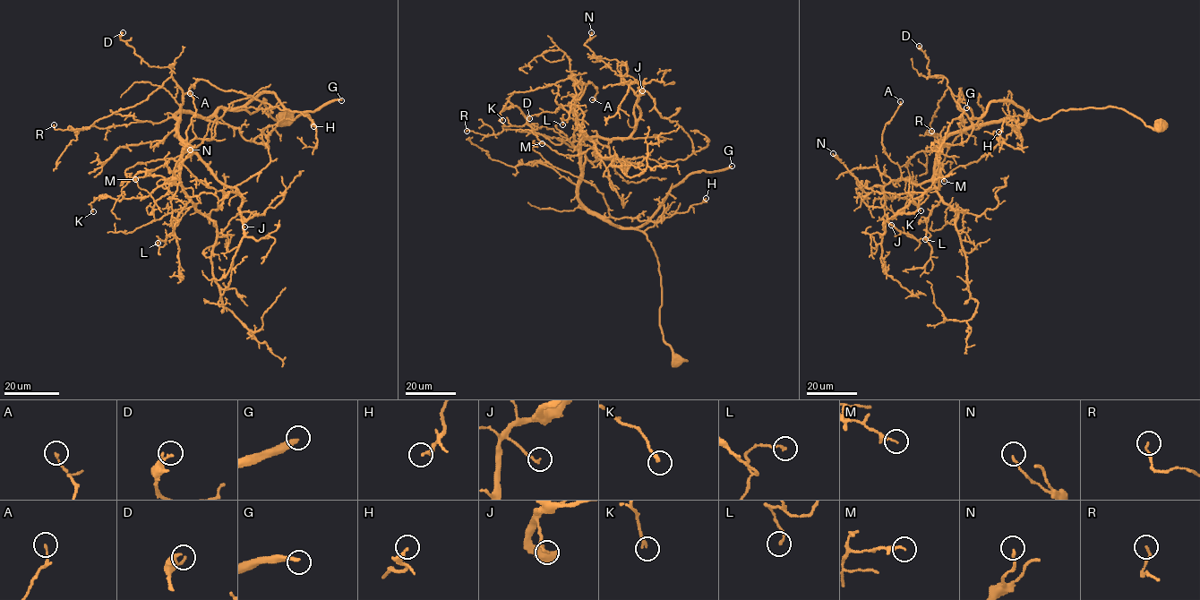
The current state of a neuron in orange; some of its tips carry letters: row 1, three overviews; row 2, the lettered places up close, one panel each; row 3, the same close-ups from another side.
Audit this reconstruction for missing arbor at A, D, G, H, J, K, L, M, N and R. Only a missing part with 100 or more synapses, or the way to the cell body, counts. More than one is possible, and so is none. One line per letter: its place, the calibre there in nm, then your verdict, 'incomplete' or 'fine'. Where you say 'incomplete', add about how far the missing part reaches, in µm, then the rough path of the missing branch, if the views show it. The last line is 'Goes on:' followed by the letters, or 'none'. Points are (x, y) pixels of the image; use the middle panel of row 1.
A: at (592, 99); 130 nm thick; fine
D: at (529, 118); 130 nm thick; fine
G: at (732, 166); 280 nm thick; incomplete; about 200 µm are missing; missing branch runs (732, 166), (602, 92), (537, 85), (514, 106), (508, 83), (523, 85), (516, 94), (501, 36), (474, 50)
H: at (706, 198); 280 nm thick; fine
J: at (642, 90); 120 nm thick; fine
K: at (502, 120); 180 nm thick; fine
L: at (562, 124); 150 nm thick; fine
M: at (542, 143); 200 nm thick; fine
N: at (591, 32); 130 nm thick; fine
R: at (467, 131); 110 nm thick; fine
Goes on: G

